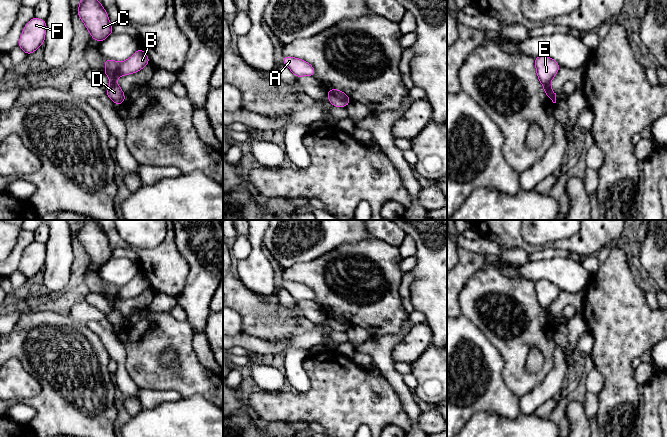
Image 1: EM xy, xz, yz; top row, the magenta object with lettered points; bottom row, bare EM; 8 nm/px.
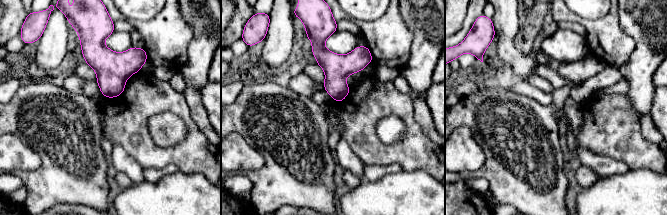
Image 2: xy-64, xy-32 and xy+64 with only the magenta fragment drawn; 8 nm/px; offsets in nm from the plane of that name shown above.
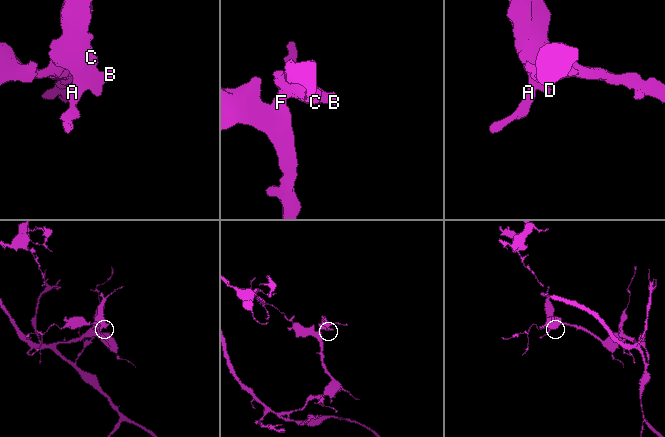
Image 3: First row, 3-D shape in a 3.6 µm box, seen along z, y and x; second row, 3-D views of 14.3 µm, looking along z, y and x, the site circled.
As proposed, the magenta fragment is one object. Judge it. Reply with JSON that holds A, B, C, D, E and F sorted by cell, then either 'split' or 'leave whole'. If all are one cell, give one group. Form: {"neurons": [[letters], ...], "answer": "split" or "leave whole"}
{"neurons": [["A", "B", "C", "D", "E", "F"]], "answer": "leave whole"}

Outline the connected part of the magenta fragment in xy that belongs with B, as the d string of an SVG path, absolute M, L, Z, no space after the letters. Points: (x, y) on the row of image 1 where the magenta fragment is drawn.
M142 48L138 49L129 59L123 62L104 58L106 64L103 72L108 76L110 88L105 91L105 94L116 105L125 103L125 93L117 84L117 78L124 75L129 75L142 70L150 63L149 57Z

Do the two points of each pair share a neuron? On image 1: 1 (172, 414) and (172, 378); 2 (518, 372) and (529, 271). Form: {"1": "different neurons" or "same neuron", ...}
{"1": "different neurons", "2": "different neurons"}

